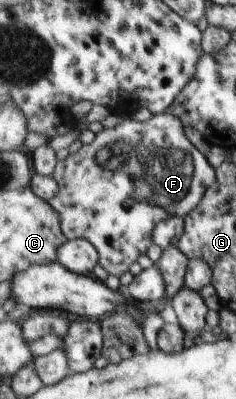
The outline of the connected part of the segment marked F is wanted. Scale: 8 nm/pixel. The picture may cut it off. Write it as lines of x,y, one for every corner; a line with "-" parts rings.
170,110
157,115
148,115
147,119
141,122
128,118
114,128
103,129
95,135
95,139
91,143
83,144
77,153
73,153
64,160
58,161
53,177
56,182
59,182
60,190
50,203
59,212
62,230
69,240
83,238
92,242
98,248
99,265
109,274
113,274
118,278
122,274
126,274
129,270
128,268
132,266
133,262
136,262
138,256
146,254
148,246
154,243
154,228
171,216
185,217
190,214
202,202
209,188
217,181
216,169
212,168
208,158
188,140
184,127
182,120
178,116
174,116

